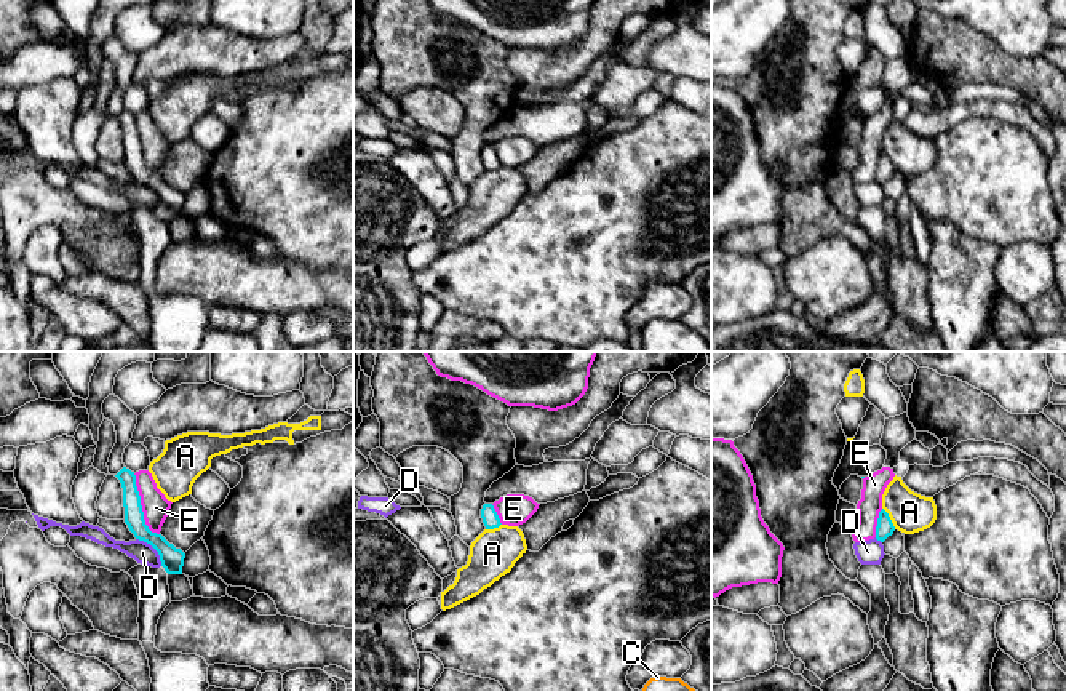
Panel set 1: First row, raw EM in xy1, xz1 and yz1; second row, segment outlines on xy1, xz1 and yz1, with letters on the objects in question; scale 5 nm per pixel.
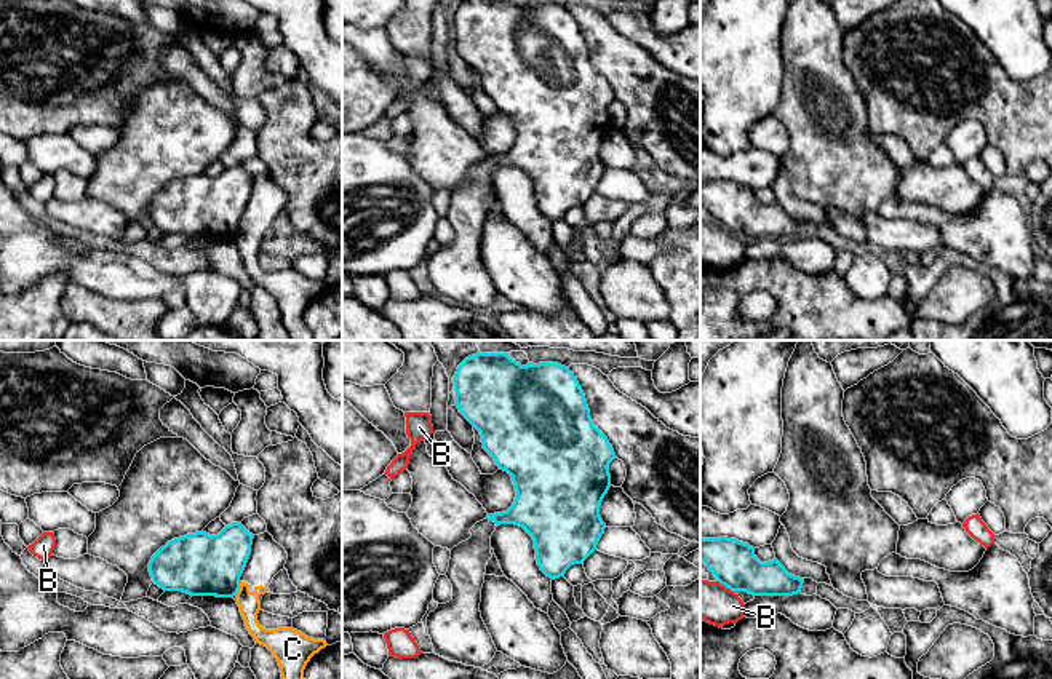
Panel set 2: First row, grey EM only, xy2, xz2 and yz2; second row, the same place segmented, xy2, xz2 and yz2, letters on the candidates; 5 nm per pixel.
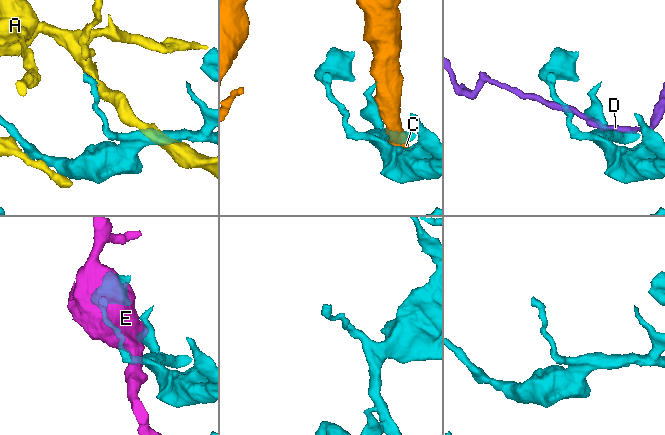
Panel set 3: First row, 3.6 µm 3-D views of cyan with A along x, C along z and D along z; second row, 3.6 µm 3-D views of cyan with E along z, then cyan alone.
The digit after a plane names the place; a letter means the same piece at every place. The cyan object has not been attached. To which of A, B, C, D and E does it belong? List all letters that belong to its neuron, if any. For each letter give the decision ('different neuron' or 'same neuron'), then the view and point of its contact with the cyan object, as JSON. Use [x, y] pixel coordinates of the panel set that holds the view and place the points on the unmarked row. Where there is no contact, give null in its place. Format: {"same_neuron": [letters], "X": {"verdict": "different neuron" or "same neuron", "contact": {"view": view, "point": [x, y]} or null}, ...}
{"same_neuron": [], "A": {"verdict": "different neuron", "contact": {"view": "yz1", "point": [889, 160]}}, "B": {"verdict": "different neuron", "contact": {"view": "yz2", "point": [726, 229]}}, "C": {"verdict": "different neuron", "contact": {"view": "xy2", "point": [239, 230]}}, "D": {"verdict": "different neuron", "contact": {"view": "xy1", "point": [154, 189]}}, "E": {"verdict": "different neuron", "contact": {"view": "xy1", "point": [141, 147]}}}

